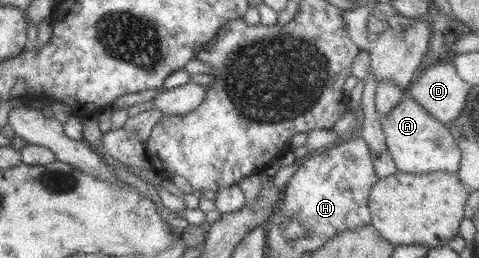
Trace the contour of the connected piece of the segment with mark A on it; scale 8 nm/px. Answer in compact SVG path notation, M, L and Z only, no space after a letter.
M413 98L399 102L391 112L381 119L381 129L385 137L388 155L396 170L403 173L424 174L443 171L451 174L458 172L460 151L445 124L429 116L423 106Z

